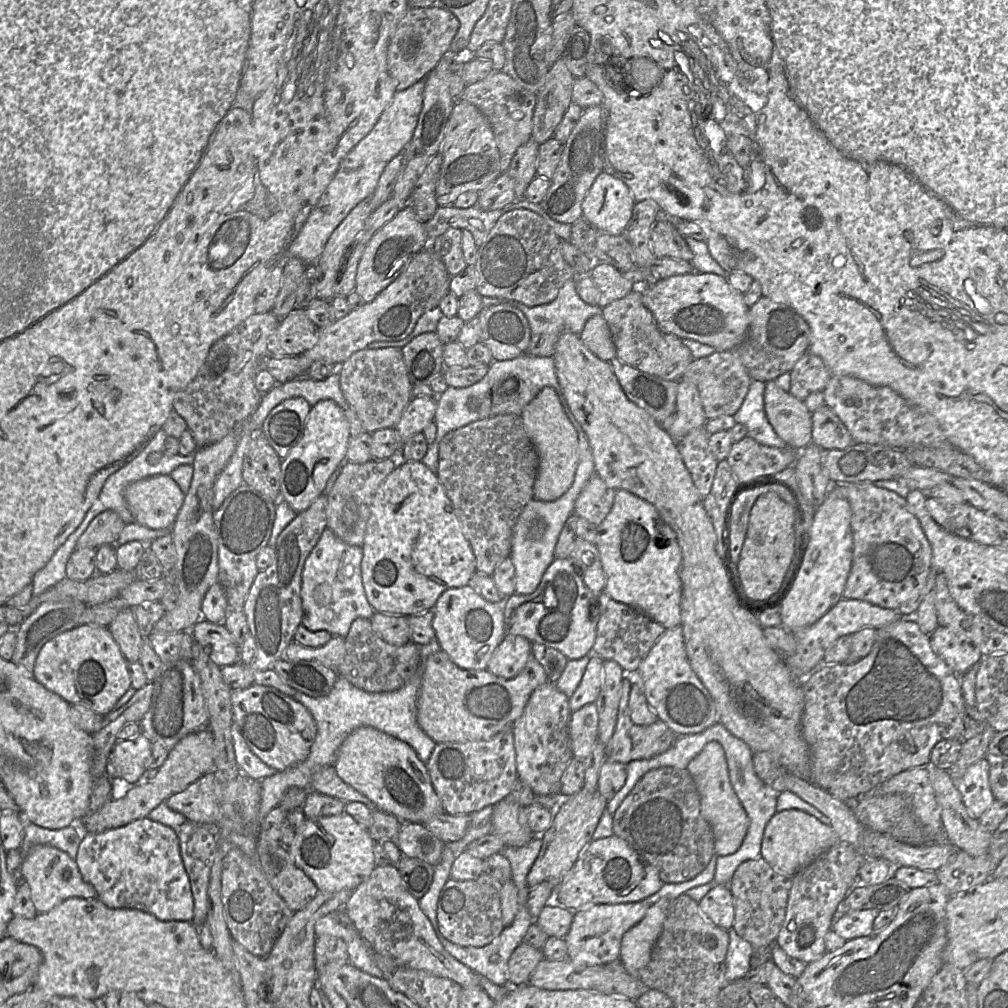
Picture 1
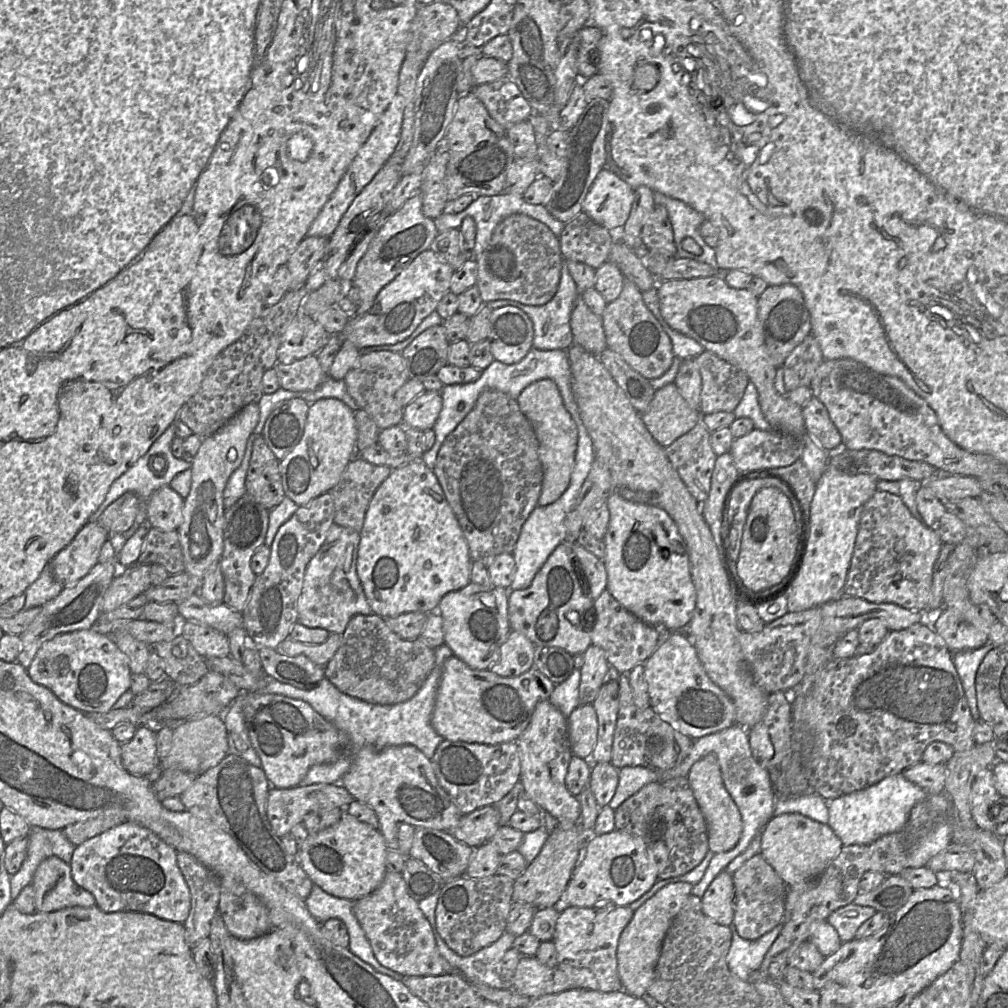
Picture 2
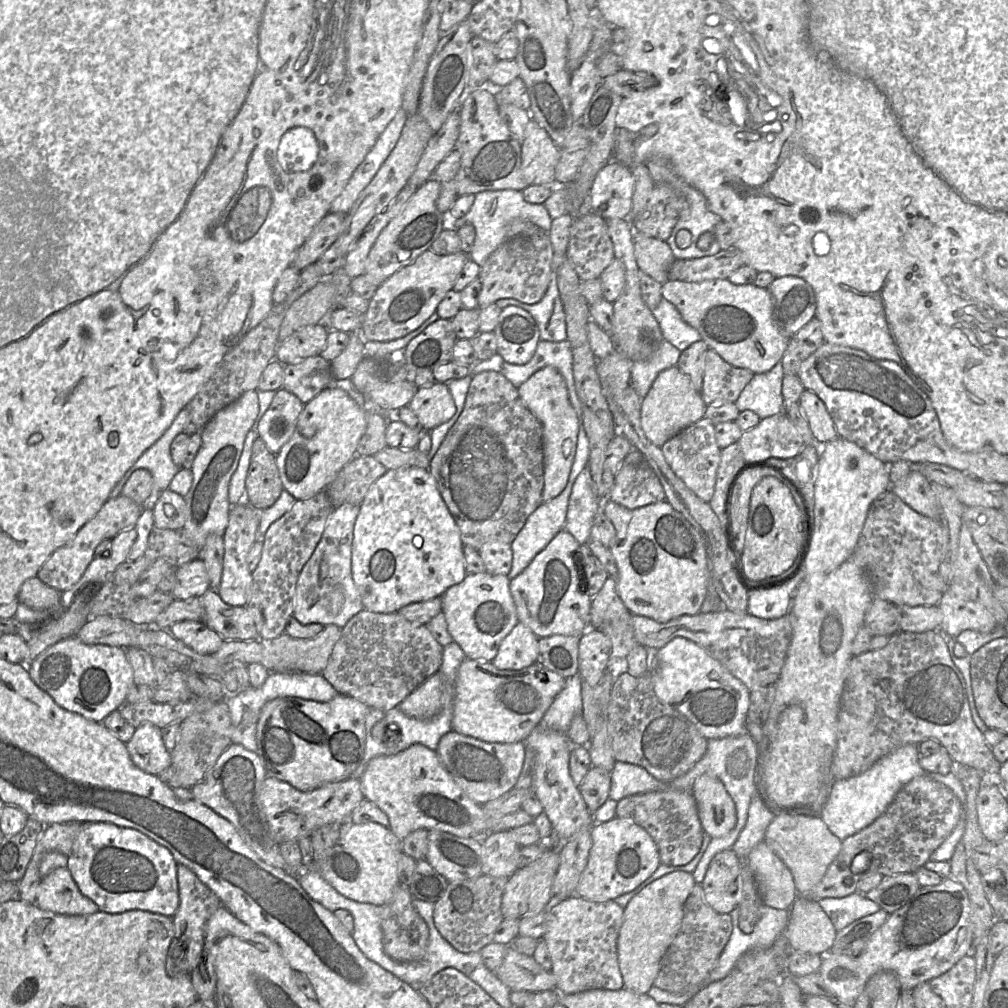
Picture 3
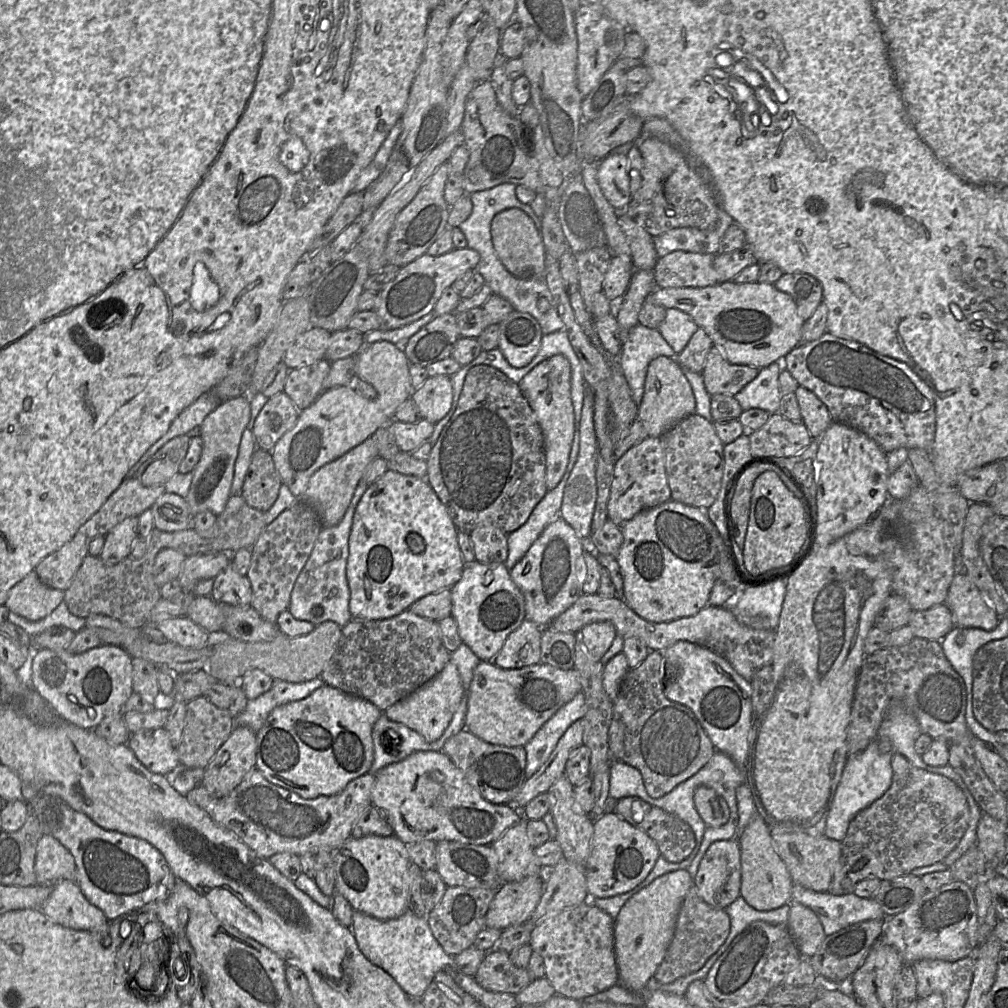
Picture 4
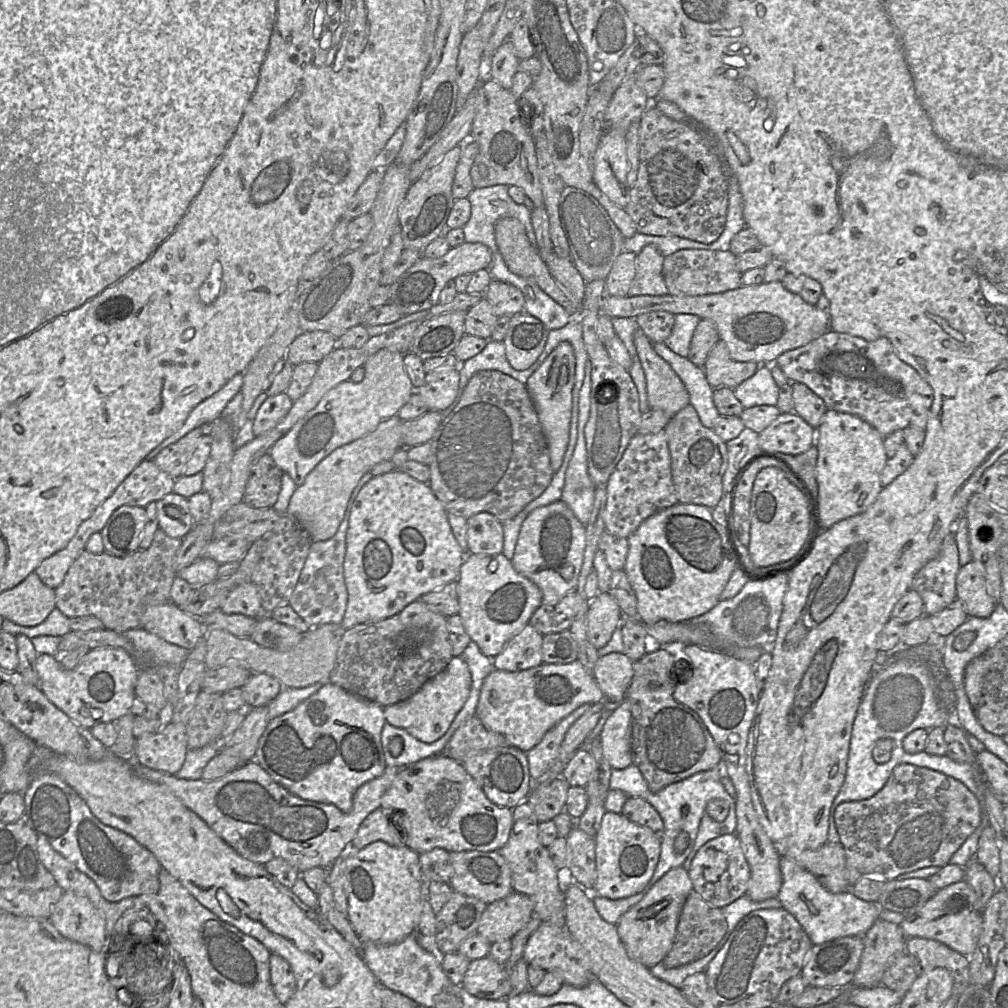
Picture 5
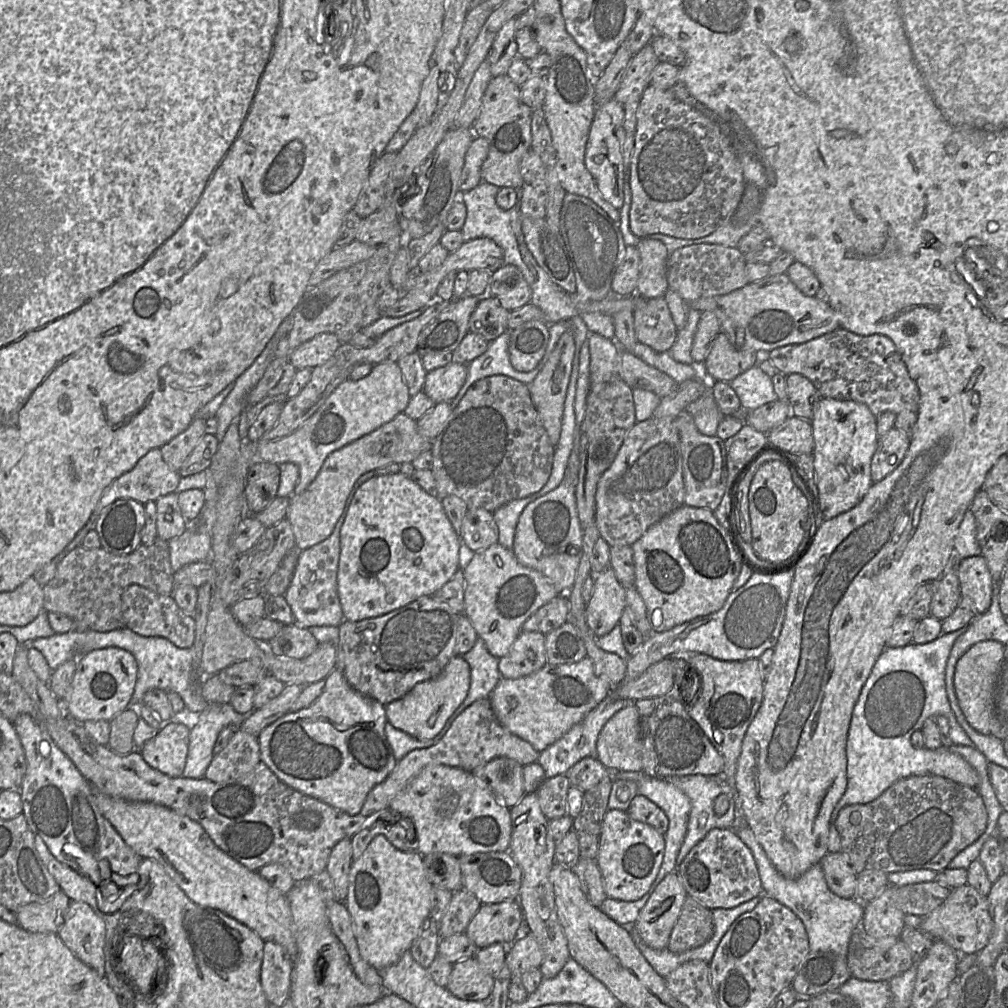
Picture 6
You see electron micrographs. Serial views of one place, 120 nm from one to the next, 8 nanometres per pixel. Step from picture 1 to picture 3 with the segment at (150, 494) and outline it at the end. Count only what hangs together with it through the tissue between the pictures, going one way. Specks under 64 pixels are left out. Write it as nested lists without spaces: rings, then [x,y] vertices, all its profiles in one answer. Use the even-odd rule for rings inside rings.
[[[166,489],[161,492],[152,509],[154,526],[161,529],[181,530],[186,521],[184,497]]]

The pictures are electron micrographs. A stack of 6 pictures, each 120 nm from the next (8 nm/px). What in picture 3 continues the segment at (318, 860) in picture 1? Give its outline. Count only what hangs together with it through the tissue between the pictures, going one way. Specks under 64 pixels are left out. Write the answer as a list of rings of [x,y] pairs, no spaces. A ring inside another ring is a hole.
[[[351,819],[341,824],[338,842],[332,847],[317,871],[344,897],[375,906],[383,906],[394,897],[400,886],[398,862],[402,841],[389,828],[377,823],[352,824]]]

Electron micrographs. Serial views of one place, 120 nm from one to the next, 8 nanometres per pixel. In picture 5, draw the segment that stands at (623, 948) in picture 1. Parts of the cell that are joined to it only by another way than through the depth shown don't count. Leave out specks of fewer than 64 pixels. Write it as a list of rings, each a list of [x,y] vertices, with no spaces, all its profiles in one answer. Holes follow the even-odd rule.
[[[674,868],[663,875],[637,904],[619,919],[616,928],[628,955],[650,969],[670,951],[682,908],[693,890],[688,871]]]

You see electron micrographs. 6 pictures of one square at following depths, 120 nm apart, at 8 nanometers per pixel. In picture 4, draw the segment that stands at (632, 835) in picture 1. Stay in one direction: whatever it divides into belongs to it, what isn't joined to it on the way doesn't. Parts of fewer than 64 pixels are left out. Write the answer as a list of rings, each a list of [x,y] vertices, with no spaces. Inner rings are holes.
[[[624,797],[617,800],[615,811],[632,826],[645,832],[657,844],[660,855],[667,861],[678,863],[690,855],[695,847],[695,835],[691,827],[676,815],[650,805],[638,797]]]

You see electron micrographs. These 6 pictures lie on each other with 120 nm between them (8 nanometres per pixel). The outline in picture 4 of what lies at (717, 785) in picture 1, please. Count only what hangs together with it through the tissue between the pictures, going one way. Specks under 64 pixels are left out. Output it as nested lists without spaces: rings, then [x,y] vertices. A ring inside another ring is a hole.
[[[700,785],[694,791],[695,808],[707,827],[719,827],[729,819],[725,799],[710,787]]]

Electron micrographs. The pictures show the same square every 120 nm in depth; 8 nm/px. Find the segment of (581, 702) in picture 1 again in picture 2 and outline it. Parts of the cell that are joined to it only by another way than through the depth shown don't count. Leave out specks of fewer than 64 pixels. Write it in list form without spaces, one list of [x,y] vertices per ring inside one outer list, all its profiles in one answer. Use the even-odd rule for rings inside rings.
[[[591,644],[582,656],[576,657],[576,667],[580,668],[579,703],[592,704],[597,697],[608,671],[605,651]]]

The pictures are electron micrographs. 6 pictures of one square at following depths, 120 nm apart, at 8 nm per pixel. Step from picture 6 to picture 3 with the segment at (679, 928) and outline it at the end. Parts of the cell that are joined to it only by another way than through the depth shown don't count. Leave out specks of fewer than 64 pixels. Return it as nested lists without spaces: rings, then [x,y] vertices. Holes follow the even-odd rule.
[[[695,883],[684,908],[679,932],[661,959],[660,968],[653,985],[673,994],[698,993],[708,983],[711,971],[715,968],[721,953],[727,945],[732,932],[732,920],[729,914],[715,912],[704,900],[700,884]]]

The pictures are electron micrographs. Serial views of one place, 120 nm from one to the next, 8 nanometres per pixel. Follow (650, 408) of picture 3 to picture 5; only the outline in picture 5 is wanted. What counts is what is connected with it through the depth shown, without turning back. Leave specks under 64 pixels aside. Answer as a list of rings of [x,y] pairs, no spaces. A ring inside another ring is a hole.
[[[638,330],[634,335],[637,355],[646,378],[648,404],[669,416],[690,404],[689,393],[668,362],[652,347],[652,342]]]

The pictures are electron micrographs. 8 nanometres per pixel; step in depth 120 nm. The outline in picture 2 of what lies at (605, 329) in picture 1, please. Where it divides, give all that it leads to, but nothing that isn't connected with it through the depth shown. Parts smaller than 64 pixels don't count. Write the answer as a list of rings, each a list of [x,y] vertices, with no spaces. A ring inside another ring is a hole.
[[[581,297],[574,304],[570,327],[573,343],[589,353],[598,357],[607,348],[602,316],[594,314]]]

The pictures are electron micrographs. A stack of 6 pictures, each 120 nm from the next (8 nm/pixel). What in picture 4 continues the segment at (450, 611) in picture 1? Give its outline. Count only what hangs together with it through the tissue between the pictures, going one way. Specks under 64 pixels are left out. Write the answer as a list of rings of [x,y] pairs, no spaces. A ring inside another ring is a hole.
[[[477,560],[464,566],[461,579],[451,587],[452,611],[458,627],[459,636],[481,661],[493,661],[508,635],[526,618],[525,600],[522,592],[510,576],[510,570],[503,562],[490,564]]]

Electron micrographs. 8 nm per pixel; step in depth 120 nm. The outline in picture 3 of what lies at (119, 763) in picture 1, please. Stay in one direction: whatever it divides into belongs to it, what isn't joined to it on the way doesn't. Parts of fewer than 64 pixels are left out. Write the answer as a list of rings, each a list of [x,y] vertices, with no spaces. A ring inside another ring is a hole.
[[[155,725],[137,727],[126,747],[132,762],[144,772],[158,775],[171,765],[171,752],[165,747],[161,728]]]

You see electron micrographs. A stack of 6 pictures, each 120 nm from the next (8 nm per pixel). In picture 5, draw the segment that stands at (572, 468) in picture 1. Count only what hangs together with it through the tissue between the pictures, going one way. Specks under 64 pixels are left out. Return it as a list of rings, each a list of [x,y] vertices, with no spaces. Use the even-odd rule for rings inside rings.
[[[563,341],[553,349],[525,384],[548,444],[550,466],[553,472],[560,468],[569,441],[574,378],[573,347],[569,342]]]

